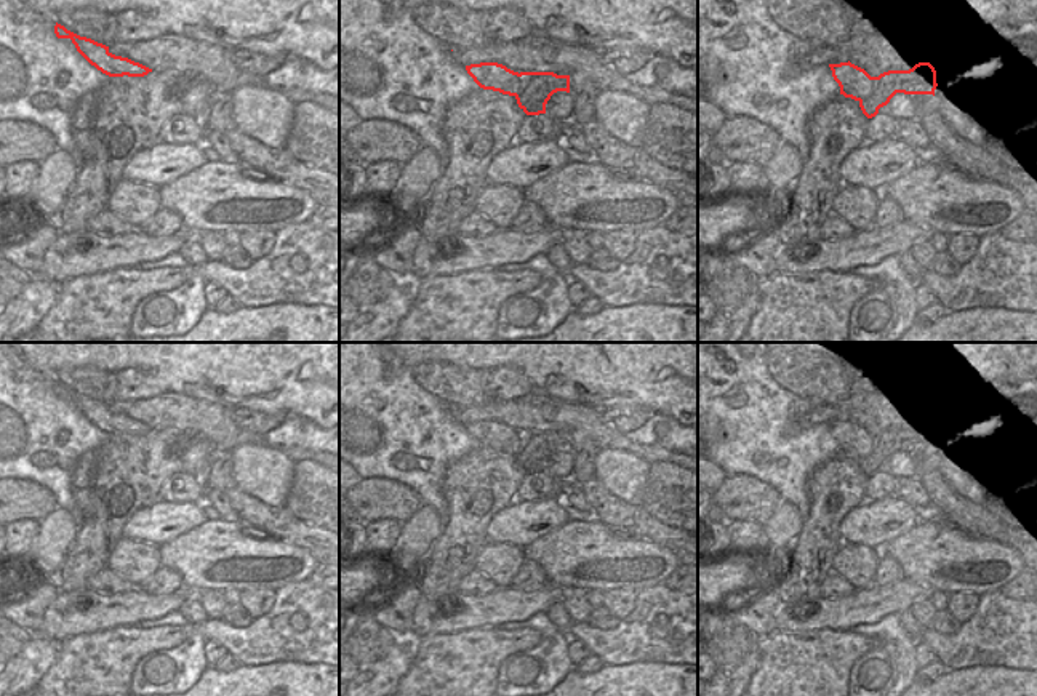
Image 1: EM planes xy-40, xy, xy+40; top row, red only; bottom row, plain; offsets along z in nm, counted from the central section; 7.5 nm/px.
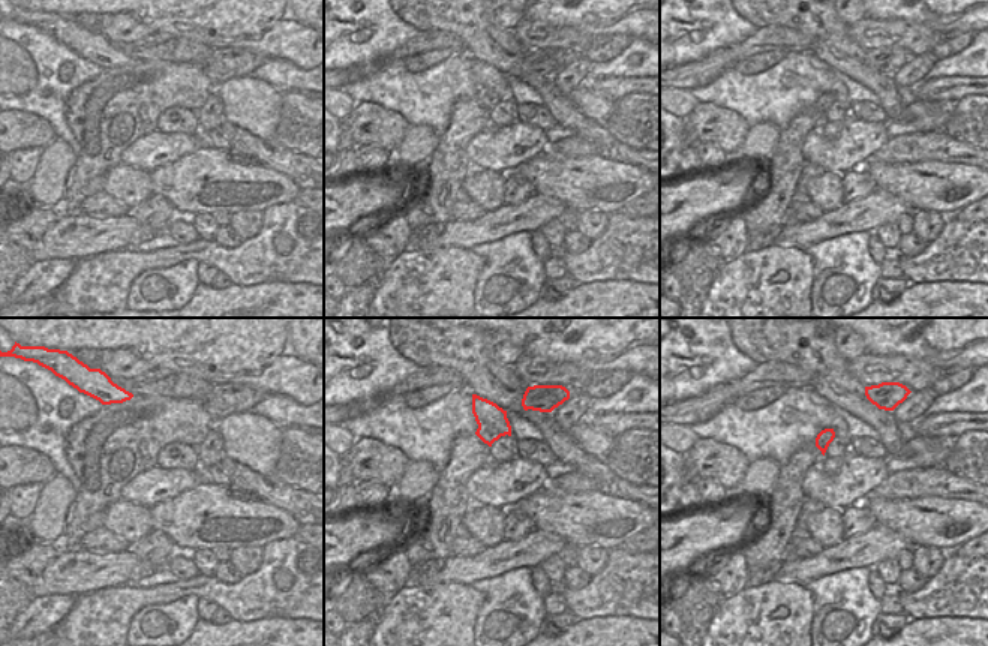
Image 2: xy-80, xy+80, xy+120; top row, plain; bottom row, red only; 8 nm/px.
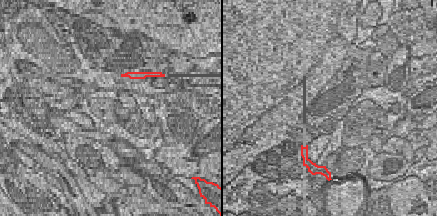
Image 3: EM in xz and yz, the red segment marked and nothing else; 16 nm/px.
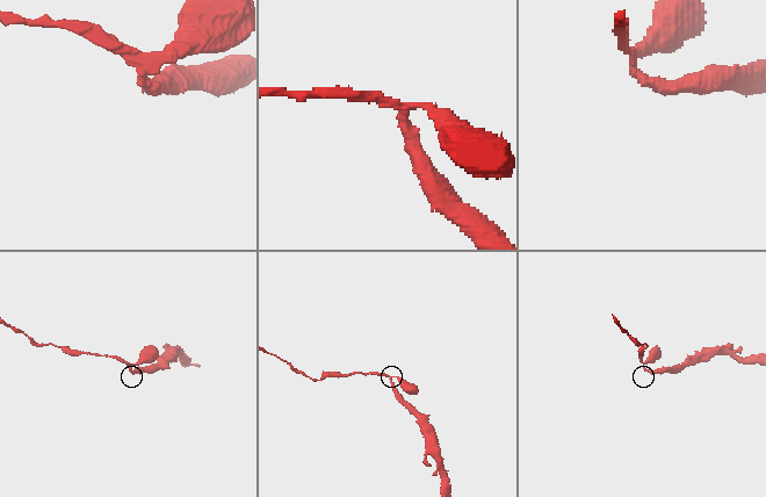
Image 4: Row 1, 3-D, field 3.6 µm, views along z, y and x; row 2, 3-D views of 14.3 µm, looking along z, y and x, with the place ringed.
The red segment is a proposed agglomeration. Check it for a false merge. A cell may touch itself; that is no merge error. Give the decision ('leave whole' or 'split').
split

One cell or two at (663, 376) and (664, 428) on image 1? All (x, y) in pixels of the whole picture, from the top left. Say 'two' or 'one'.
two

